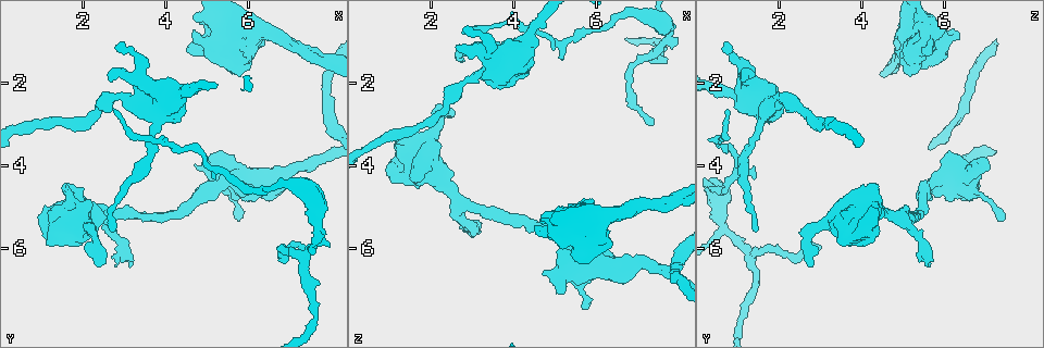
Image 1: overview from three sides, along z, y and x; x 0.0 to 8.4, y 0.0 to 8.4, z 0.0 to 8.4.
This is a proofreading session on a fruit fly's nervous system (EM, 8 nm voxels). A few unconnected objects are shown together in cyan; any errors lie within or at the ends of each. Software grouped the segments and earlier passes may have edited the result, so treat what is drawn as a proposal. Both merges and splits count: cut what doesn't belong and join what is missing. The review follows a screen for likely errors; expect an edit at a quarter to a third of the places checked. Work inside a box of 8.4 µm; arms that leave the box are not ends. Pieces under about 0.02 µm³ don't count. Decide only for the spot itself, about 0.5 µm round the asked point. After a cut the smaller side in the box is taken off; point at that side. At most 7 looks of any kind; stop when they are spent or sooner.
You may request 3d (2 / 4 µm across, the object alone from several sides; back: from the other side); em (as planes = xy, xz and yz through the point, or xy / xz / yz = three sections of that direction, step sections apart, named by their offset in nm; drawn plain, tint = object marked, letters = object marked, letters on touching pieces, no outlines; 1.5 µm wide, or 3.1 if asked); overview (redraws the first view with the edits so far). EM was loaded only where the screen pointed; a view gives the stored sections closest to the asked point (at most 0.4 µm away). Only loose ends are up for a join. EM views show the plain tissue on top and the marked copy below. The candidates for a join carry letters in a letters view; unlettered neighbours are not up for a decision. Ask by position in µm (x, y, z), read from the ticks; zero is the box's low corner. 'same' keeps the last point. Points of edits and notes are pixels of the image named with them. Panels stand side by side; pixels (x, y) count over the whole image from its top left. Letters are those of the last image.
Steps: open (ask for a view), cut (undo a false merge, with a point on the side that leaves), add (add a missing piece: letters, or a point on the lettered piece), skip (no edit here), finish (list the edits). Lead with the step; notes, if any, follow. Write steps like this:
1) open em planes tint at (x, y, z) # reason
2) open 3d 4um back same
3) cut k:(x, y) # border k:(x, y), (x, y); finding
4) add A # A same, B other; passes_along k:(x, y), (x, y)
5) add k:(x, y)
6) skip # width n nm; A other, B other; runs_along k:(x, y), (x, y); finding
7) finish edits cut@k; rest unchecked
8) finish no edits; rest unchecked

open 3d 2um at (3.15, 6.45, 5.60) # branch stops here

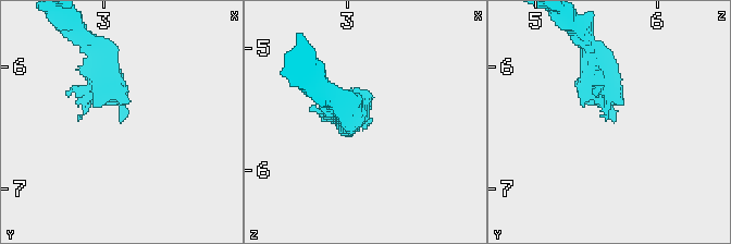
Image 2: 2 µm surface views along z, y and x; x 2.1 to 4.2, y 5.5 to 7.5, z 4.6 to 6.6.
open em planes letters at (3.14, 6.44, 5.64)

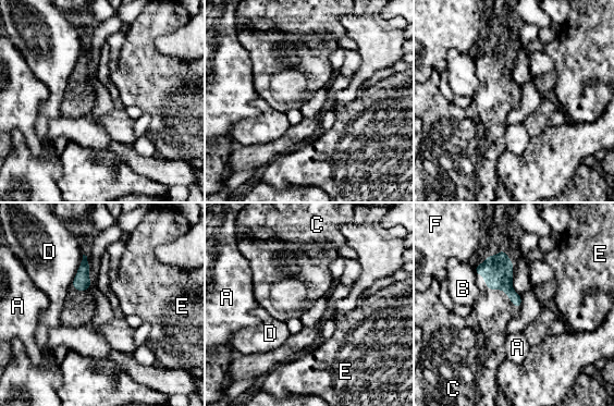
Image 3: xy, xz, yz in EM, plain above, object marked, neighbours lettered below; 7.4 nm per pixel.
add C # longest_contact D 240 nm; A other, B other, C same, D other, E other, F other; the neuron continues

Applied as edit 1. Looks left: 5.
open overview # see it whole again

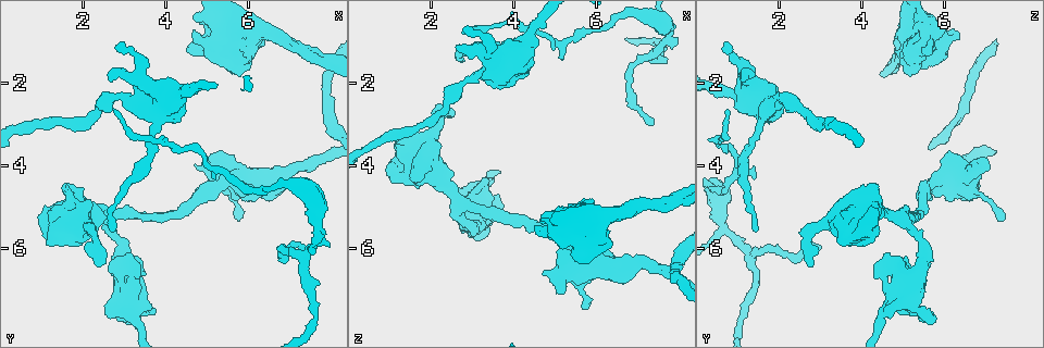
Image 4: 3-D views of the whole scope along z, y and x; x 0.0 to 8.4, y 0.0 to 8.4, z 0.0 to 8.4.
open em planes letters at (7.35, 5.95, 2.95) # tapers out

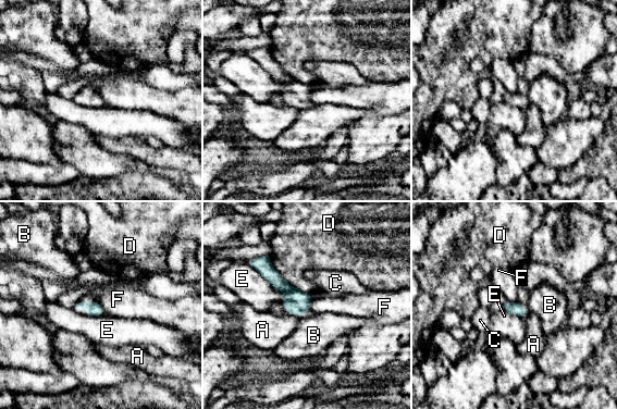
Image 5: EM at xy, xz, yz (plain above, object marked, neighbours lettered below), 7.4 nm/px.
skip # width 100 nm; A other, B other, C other, D other, E other, F other; runs_along 5:(257, 264), (260, 264), (307, 308); none of them fits

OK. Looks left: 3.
open 3d 4um at (2.85, 1.10, 0.70) # free end

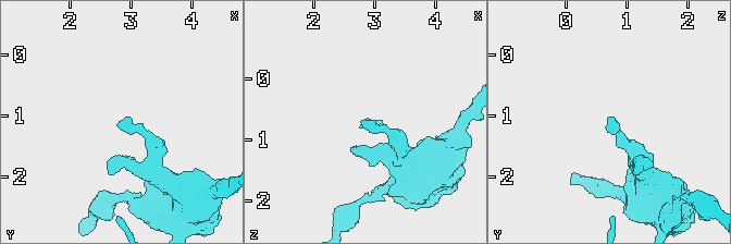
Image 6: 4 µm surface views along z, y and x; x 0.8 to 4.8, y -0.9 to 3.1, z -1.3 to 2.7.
open em planes letters at (2.90, 1.05, 0.75) # need the tissue

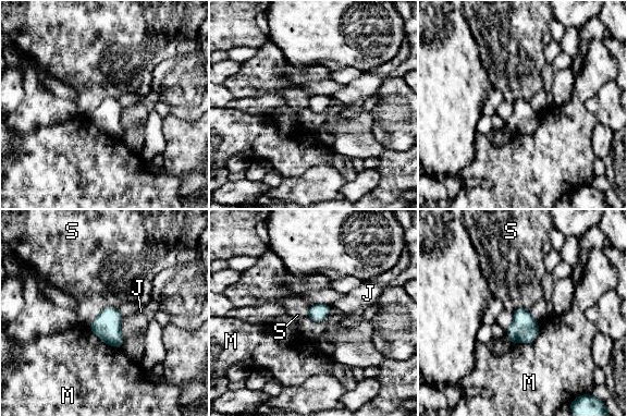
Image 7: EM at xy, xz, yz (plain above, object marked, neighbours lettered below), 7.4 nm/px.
skip # J other, M other, S other; border 7:(103, 308), (88, 325); none of them fits

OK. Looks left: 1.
finish edits add@3; rest unchecked

